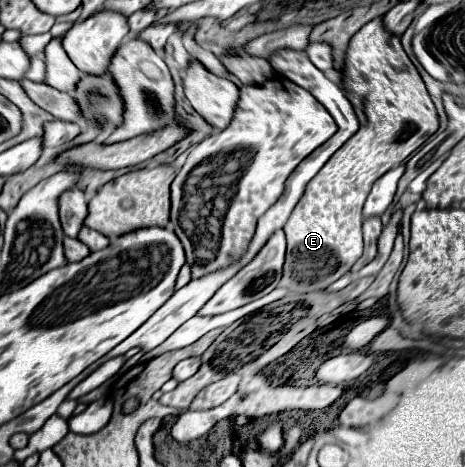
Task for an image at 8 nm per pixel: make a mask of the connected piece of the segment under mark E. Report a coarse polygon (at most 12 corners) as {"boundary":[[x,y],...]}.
{"boundary":[[378,16],[350,40],[360,128],[284,224],[280,286],[318,292],[362,256],[372,184],[438,130]]}

